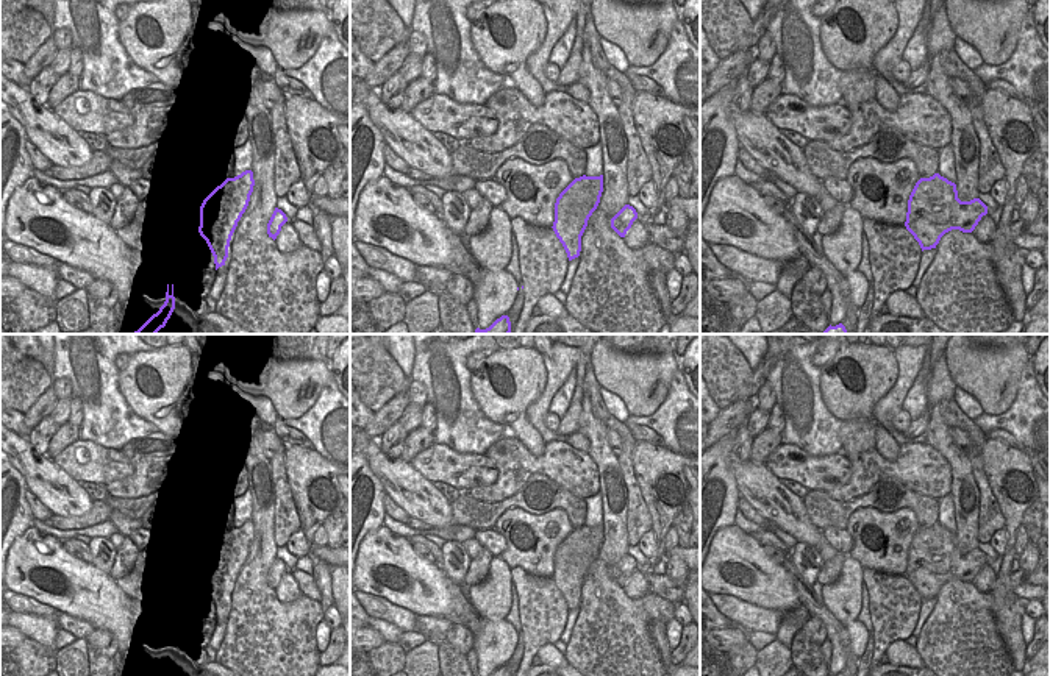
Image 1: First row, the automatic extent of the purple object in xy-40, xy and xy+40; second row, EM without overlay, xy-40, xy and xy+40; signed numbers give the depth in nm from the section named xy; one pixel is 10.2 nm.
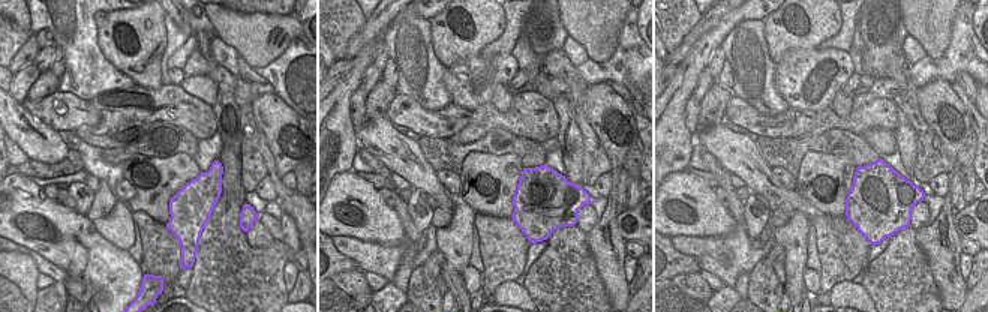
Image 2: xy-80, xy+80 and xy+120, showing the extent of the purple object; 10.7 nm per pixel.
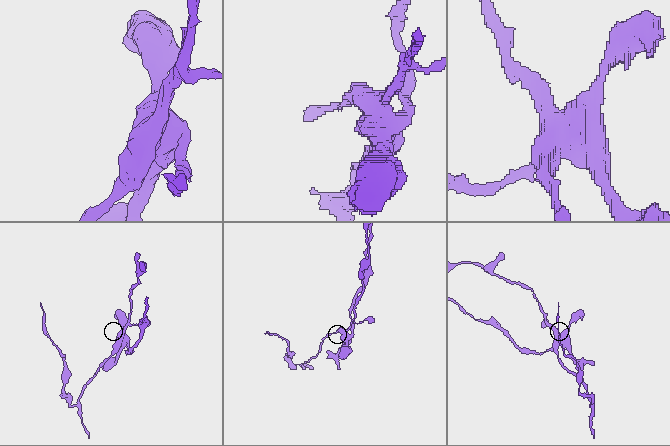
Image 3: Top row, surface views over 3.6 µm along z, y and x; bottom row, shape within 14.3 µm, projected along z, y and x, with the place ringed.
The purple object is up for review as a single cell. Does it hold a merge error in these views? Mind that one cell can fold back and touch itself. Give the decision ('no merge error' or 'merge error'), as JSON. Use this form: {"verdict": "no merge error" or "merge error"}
{"verdict": "merge error"}

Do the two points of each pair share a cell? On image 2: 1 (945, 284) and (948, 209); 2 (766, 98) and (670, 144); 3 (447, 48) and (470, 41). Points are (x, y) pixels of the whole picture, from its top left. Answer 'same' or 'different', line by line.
1: same
2: different
3: same

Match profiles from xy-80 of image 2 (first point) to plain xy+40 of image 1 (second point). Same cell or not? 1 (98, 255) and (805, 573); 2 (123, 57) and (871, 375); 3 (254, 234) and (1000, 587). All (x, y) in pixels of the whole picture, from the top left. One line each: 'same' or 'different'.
1: different
2: same
3: different

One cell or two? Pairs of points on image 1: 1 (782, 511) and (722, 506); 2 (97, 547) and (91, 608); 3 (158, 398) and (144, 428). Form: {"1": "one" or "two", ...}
{"1": "two", "2": "two", "3": "two"}

